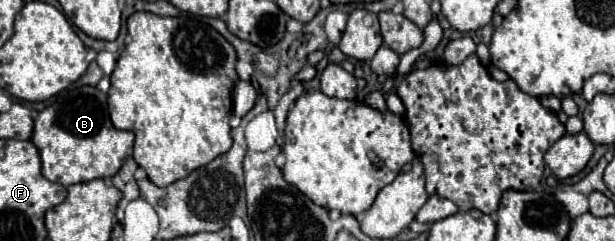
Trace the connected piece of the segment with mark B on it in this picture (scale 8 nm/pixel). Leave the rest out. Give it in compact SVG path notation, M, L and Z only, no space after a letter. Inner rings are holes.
M71 87L55 97L35 119L35 133L31 137L39 149L43 175L63 187L85 183L93 179L113 177L133 147L133 133L113 127L107 111L107 95L97 87Z

